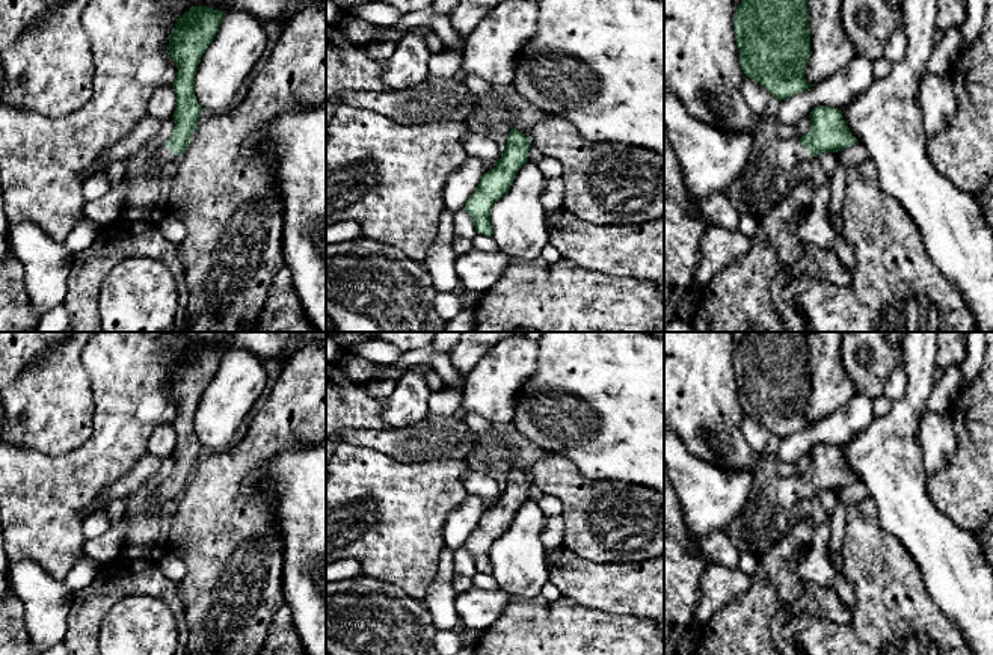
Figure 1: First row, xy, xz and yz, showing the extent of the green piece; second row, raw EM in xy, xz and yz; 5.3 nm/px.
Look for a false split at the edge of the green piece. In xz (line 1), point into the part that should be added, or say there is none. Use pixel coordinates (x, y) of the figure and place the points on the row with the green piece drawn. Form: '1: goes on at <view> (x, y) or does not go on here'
1: does not go on here

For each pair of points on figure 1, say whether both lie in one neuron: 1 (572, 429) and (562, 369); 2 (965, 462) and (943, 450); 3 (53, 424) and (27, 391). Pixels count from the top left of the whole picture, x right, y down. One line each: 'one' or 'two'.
1: one
2: two
3: one

